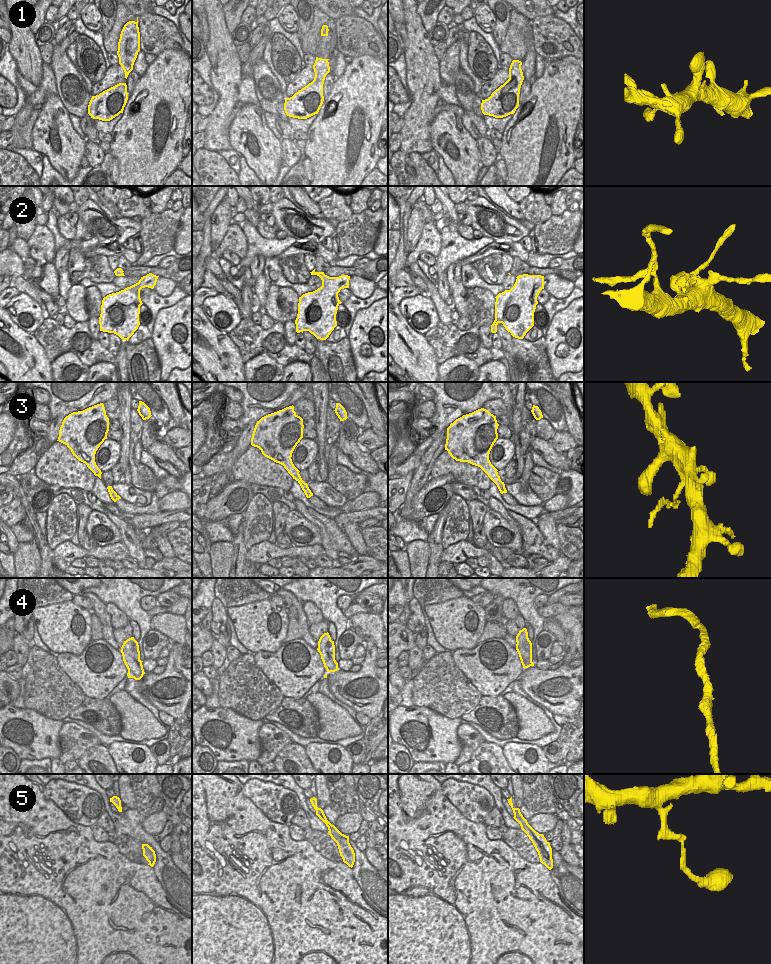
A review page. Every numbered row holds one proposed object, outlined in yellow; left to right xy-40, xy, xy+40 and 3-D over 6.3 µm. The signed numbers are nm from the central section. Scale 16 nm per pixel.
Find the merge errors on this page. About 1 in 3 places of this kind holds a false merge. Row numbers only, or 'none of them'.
3, 5

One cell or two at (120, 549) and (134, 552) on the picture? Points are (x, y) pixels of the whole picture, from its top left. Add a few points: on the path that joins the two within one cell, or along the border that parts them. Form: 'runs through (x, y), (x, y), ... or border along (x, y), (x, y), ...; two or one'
border along (121, 541), (129, 555); two

